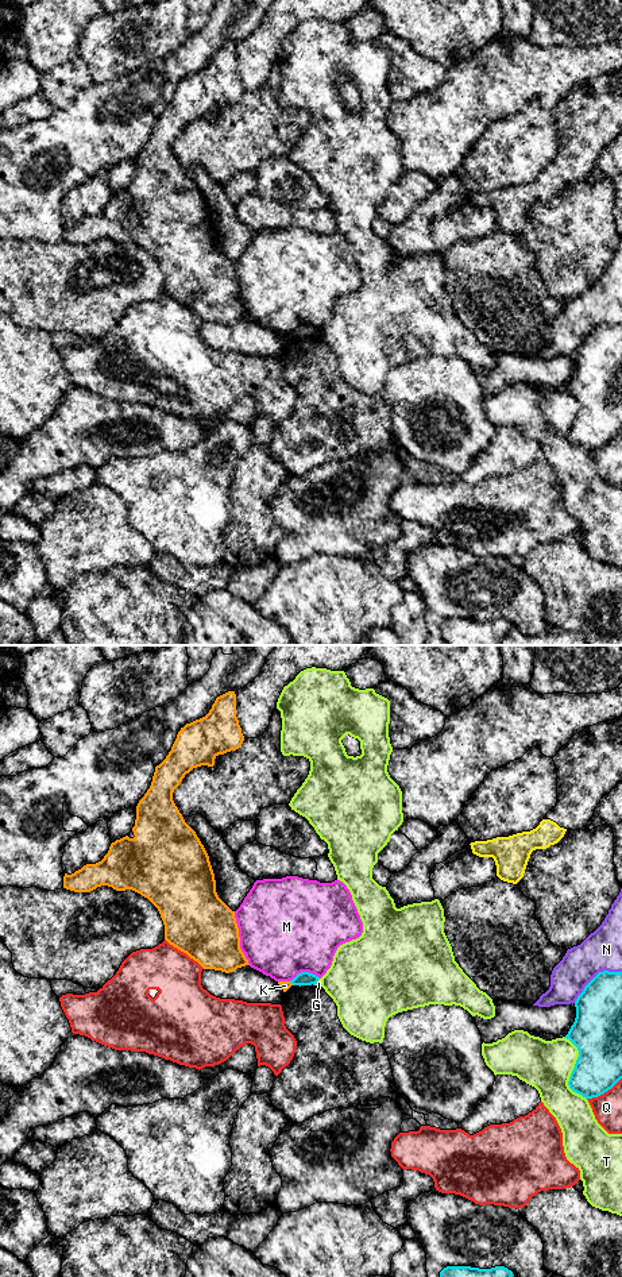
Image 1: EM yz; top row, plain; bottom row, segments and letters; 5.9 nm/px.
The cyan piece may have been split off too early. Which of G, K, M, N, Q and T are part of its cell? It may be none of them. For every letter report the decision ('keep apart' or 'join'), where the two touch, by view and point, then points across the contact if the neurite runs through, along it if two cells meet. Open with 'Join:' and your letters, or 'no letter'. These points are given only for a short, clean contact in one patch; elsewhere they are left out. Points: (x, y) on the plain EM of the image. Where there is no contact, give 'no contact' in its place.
Join: no letter
G: keep apart; meets cyan in yz at (317, 332); border along yz (320, 331), (315, 336)
K: keep apart; meets cyan in yz at (292, 335); border along yz (289, 334), (293, 336)
M: keep apart; meets cyan in yz at (304, 324)
N: keep apart; meets cyan in yz at (595, 328)
Q: keep apart; meets cyan in yz at (603, 444)
T: keep apart; meets cyan in yz at (574, 421)

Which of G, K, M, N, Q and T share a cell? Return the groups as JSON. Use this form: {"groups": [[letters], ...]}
{"groups": [["G"], ["K"], ["M"], ["N"], ["Q"], ["T"]]}

